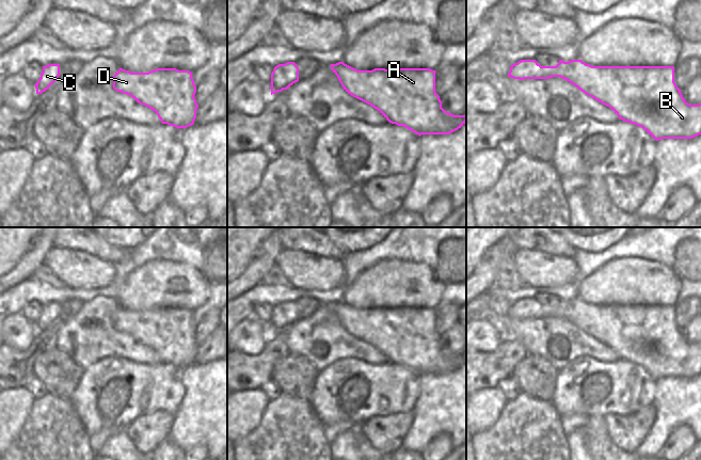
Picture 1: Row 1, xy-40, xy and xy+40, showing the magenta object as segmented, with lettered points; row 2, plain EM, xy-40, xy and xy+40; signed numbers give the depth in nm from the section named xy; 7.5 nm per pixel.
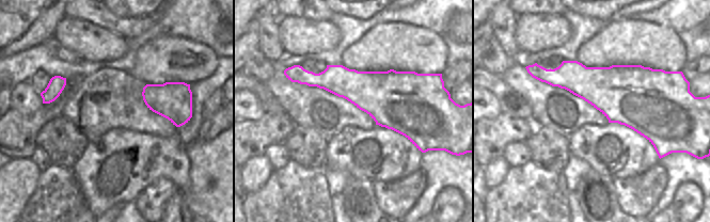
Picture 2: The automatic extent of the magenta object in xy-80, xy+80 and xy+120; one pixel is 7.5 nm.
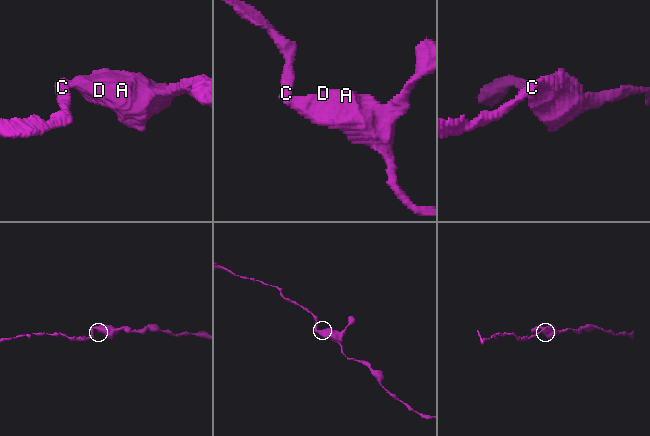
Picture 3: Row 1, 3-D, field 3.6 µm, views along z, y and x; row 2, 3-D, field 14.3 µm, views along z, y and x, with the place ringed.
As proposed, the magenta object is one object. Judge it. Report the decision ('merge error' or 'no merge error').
no merge error

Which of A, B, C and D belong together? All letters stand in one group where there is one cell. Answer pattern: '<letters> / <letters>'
A B C D

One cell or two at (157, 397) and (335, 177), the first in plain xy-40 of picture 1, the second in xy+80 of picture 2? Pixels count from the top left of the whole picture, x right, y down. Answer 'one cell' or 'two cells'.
two cells

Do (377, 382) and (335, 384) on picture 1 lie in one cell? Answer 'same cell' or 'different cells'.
same cell

